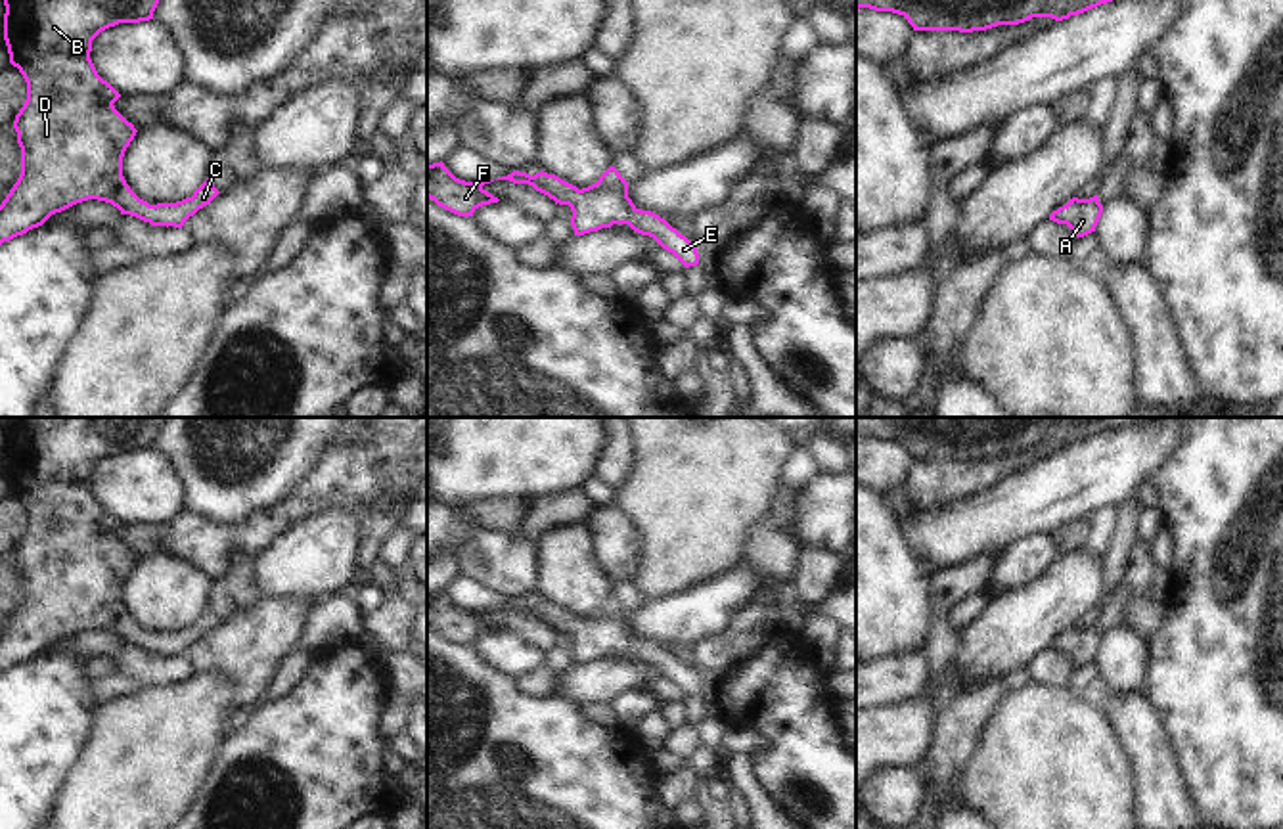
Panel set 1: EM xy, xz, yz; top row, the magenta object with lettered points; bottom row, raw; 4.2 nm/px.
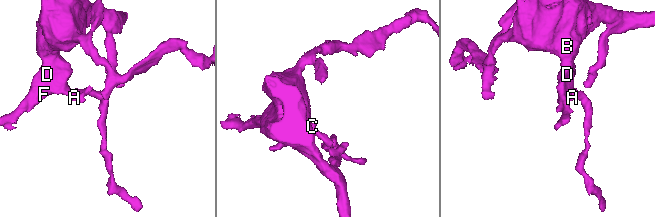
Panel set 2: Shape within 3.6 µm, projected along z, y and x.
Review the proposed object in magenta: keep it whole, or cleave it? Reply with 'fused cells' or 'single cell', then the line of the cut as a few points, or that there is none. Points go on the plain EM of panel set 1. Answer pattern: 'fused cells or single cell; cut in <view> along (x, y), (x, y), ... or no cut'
single cell; no cut

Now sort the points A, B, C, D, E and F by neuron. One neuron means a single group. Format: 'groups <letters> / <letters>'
groups A B C D E F

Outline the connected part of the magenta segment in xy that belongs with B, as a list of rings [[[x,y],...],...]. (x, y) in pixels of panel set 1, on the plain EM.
[[[4,417],[4,469],[10,492],[27,511],[27,528],[13,549],[21,576],[21,603],[0,634],[0,674],[88,628],[111,632],[121,643],[151,655],[182,657],[220,622],[209,607],[191,626],[176,632],[149,634],[130,618],[123,605],[123,586],[138,559],[115,538],[113,532],[121,523],[98,504],[90,488],[92,469],[101,459],[153,448],[165,419]]]

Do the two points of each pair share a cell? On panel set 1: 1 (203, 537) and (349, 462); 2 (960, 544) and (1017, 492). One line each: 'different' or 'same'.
1: same
2: same

